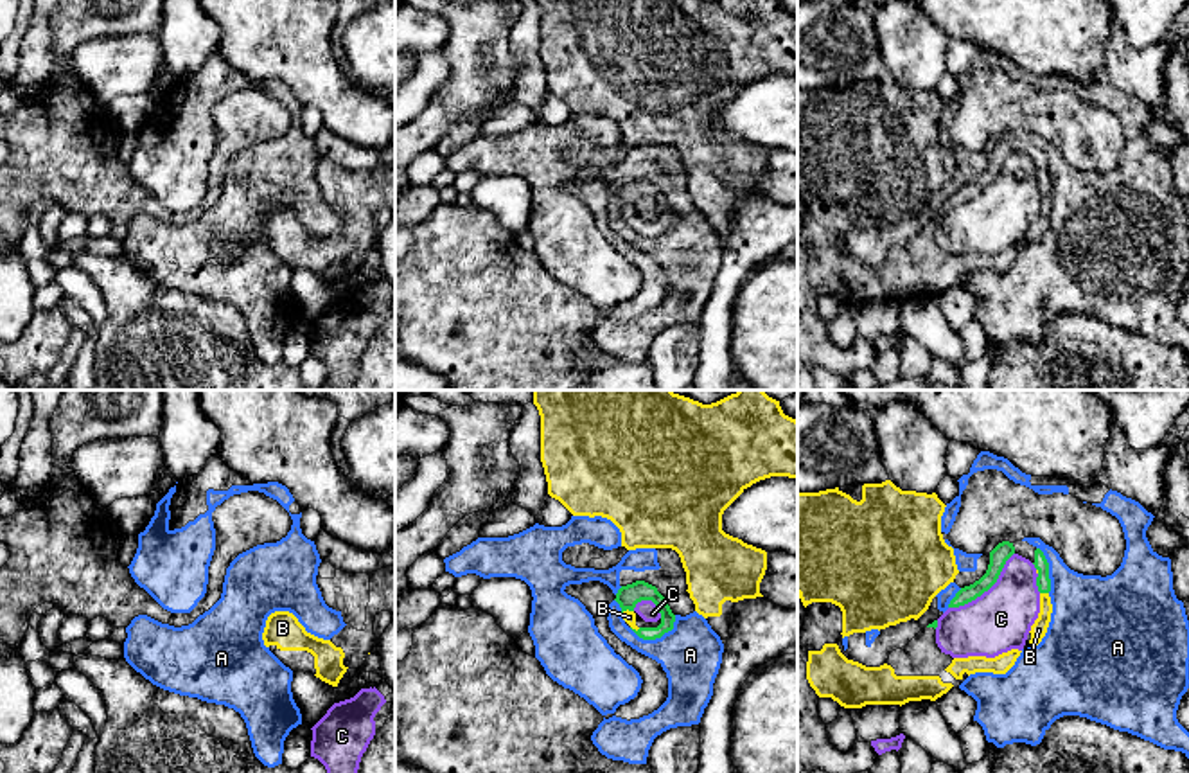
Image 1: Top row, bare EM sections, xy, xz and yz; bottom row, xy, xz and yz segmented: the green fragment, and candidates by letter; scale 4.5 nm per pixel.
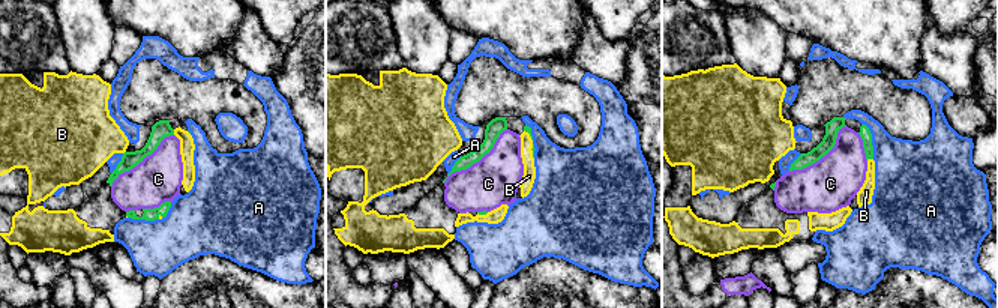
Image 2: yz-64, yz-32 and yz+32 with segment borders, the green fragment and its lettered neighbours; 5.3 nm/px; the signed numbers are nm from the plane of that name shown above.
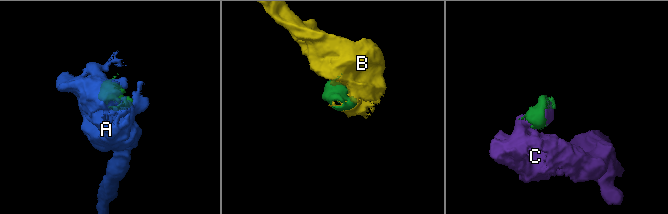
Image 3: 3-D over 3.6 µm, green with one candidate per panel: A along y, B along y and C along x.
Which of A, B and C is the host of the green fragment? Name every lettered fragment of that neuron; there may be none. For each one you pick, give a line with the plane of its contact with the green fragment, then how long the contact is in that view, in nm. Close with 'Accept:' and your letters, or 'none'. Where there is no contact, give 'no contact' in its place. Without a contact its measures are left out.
B: meets green in yz; contact 40 nm long
Accept: B

